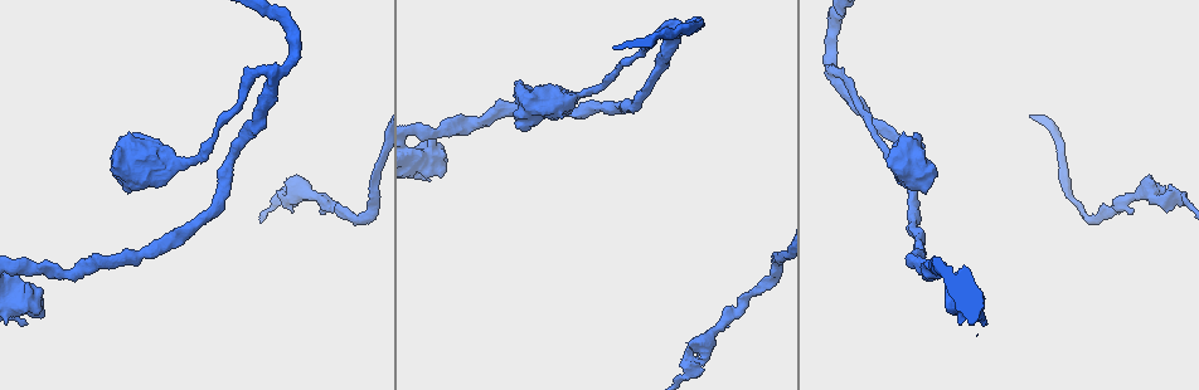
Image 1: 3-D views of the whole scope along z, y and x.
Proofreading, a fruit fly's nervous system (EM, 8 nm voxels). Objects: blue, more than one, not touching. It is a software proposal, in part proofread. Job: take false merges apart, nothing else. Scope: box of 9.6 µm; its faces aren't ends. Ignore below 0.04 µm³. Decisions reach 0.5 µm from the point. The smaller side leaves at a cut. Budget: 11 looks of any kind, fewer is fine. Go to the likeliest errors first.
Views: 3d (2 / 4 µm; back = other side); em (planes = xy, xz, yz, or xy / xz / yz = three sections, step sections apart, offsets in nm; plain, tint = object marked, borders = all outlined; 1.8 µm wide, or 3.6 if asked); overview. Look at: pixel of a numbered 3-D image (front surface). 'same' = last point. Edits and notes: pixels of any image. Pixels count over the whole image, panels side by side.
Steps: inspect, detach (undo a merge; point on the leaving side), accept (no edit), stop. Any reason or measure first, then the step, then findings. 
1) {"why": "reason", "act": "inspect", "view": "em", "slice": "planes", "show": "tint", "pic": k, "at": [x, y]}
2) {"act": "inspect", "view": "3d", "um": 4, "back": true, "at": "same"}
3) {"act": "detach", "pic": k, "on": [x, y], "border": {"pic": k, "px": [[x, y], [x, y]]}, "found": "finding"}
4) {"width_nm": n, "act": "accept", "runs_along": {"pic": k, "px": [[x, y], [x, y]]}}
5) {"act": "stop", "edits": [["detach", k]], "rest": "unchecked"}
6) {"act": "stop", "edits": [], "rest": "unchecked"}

{"why": "sharp bend", "act": "inspect", "view": "em", "slice": "xz", "step": 16, "show": "borders", "pic": 1, "at": [366, 219]}

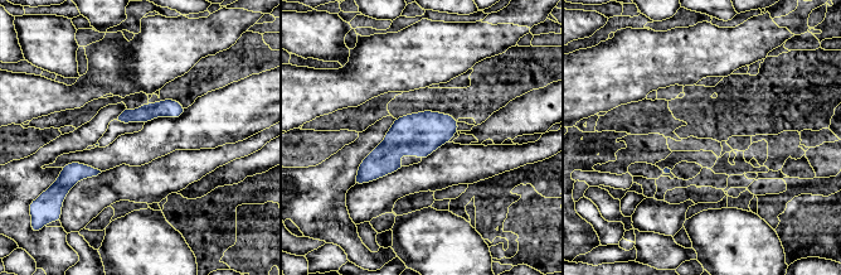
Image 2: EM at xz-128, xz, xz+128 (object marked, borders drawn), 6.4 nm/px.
{"act": "accept", "runs_along": {"pic": 2, "px": [[180, 109], [160, 109], [120, 119]]}, "found": "all the same cell"}

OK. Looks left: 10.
{"why": "sharp bend", "act": "inspect", "view": "em", "slice": "yz", "step": 16, "show": "tint", "pic": 1, "at": [271, 73]}

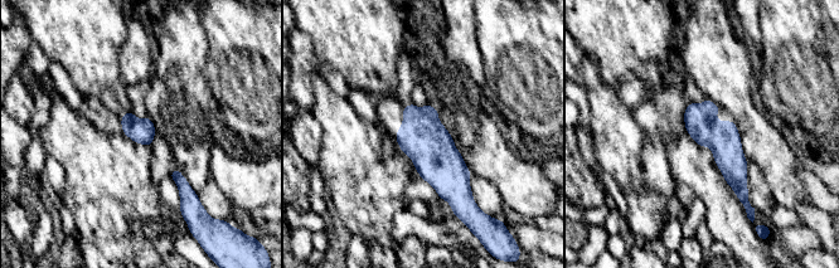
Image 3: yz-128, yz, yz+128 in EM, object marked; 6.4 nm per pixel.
{"act": "inspect", "view": "em", "slice": "planes", "show": "tint", "at": "same"}

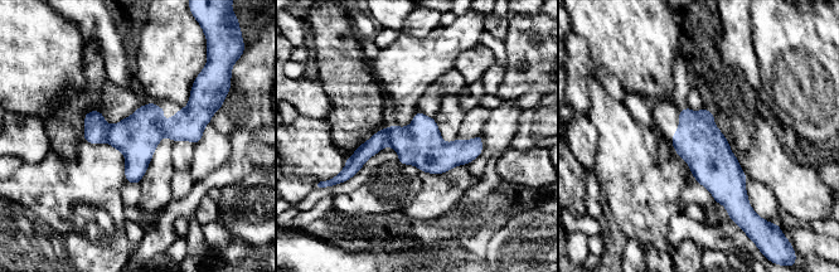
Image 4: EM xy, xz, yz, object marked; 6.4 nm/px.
{"width_nm": 280, "act": "detach", "pic": 4, "on": [378, 141], "found": "a second cell is stuck on"}

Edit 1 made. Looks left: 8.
{"why": "see it whole again", "act": "inspect", "view": "overview"}

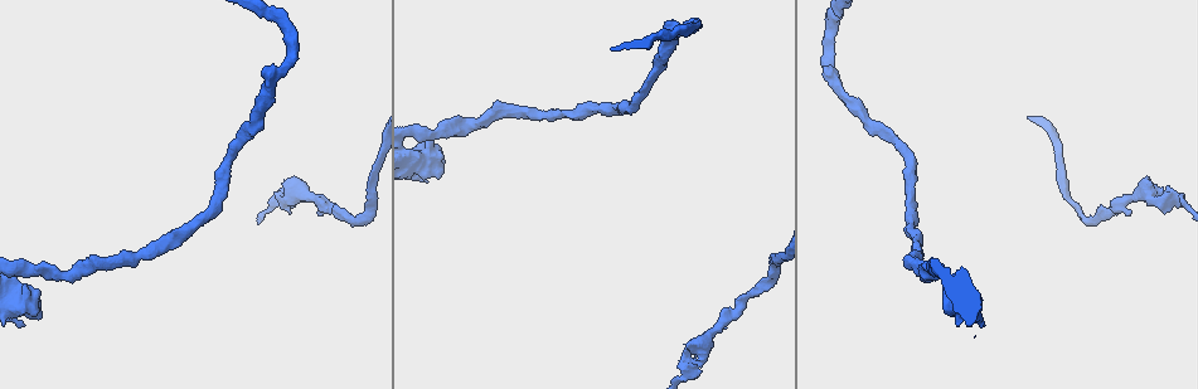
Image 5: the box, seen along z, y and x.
{"why": "calibre changes", "act": "inspect", "view": "em", "slice": "xy", "step": 8, "show": "tint", "pic": 5, "at": [433, 160]}

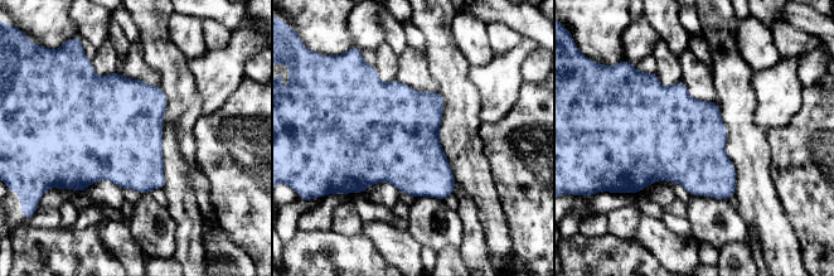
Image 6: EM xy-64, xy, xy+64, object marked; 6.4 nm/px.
{"act": "inspect", "view": "em", "slice": "yz", "step": 4, "show": "tint", "at": "same"}

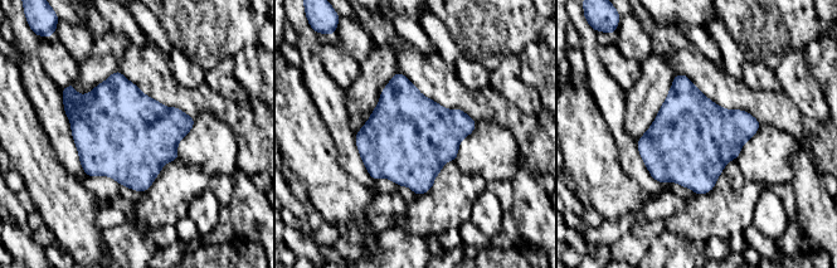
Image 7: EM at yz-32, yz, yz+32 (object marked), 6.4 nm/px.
{"act": "accept", "found": "all the same cell"}

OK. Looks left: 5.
{"why": "thin neck", "act": "inspect", "view": "3d", "um": 2, "pic": 5, "at": [699, 362]}

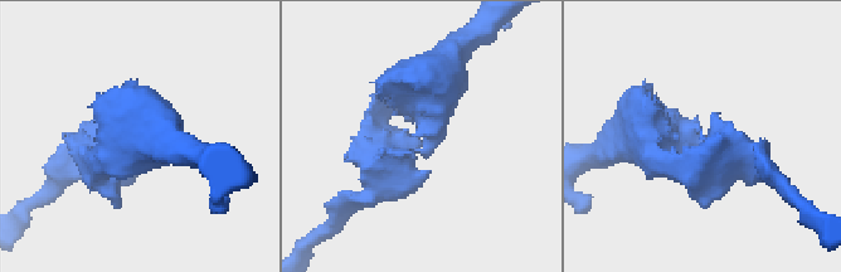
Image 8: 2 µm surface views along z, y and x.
{"arm_widths_nm": [160, 300], "act": "inspect", "view": "em", "slice": "planes", "show": "tint", "pic": 8, "at": [415, 140]}

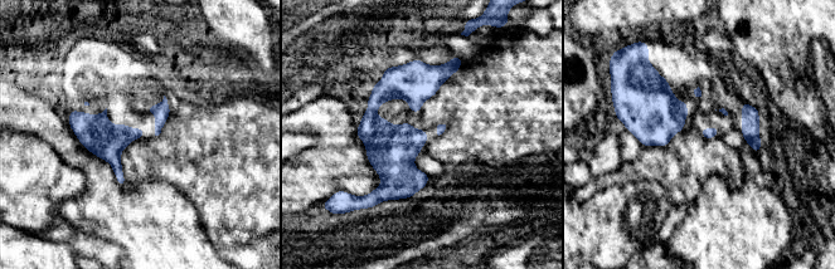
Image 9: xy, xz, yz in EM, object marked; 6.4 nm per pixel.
{"act": "accept", "runs_along": {"pic": 9, "px": [[454, 65], [373, 104], [383, 197]]}, "found": "continuous, no second cell"}

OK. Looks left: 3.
{"act": "stop", "edits": [["detach", 4]], "rest": "unchecked"}

